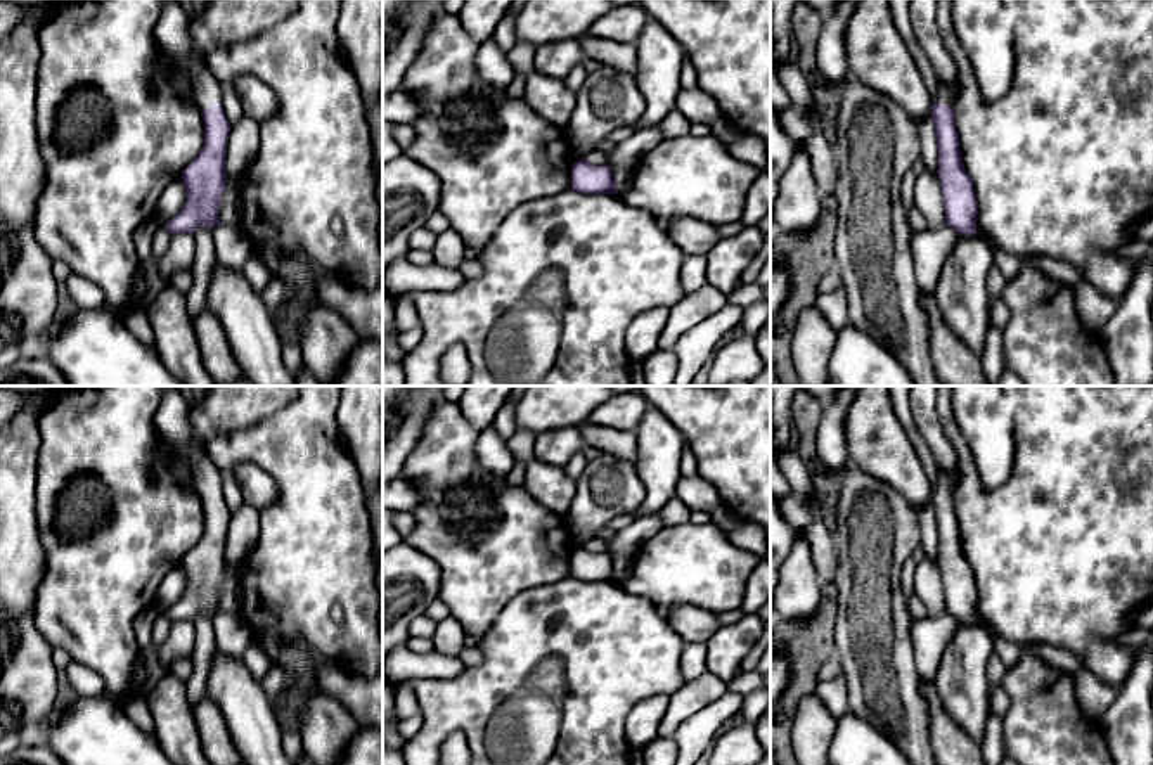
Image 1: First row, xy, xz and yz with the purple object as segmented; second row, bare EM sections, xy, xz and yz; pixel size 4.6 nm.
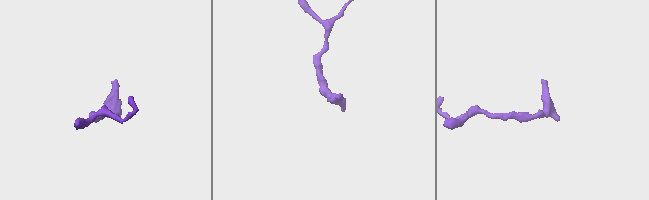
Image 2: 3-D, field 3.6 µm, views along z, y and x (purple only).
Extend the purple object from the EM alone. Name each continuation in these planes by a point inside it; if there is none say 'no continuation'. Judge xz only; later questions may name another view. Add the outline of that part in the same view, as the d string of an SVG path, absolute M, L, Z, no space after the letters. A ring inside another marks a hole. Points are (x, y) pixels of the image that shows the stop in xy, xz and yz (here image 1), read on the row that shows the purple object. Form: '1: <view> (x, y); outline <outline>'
no continuation

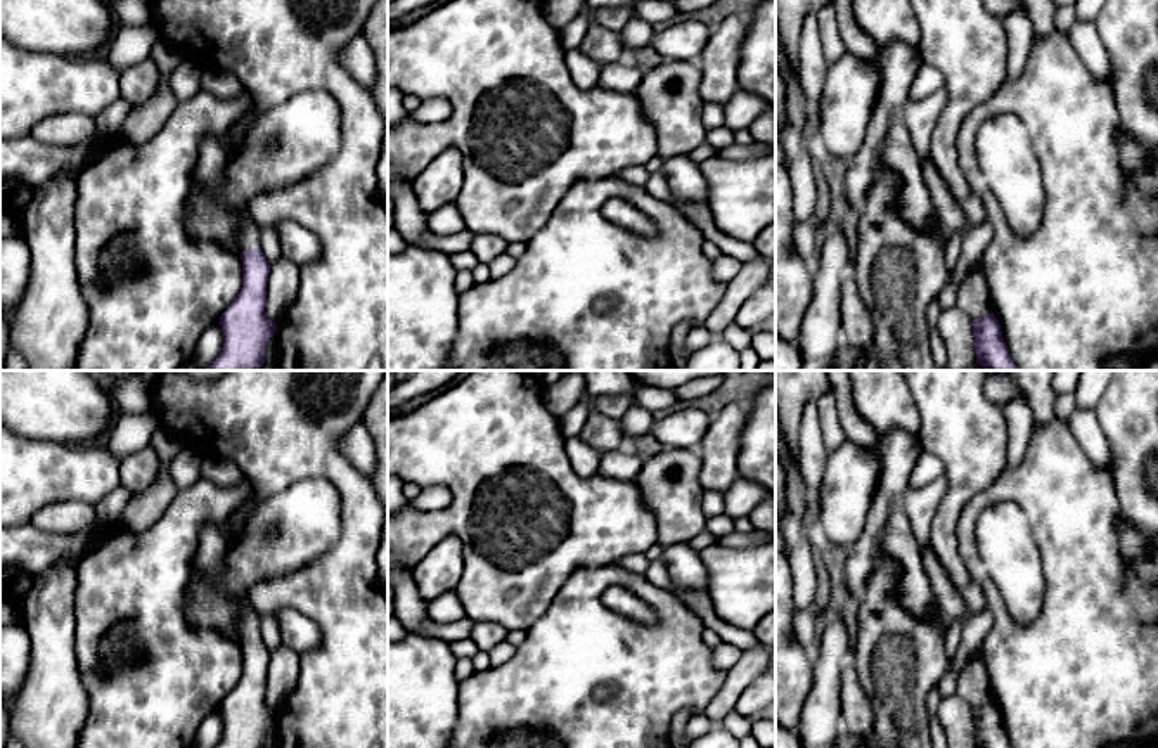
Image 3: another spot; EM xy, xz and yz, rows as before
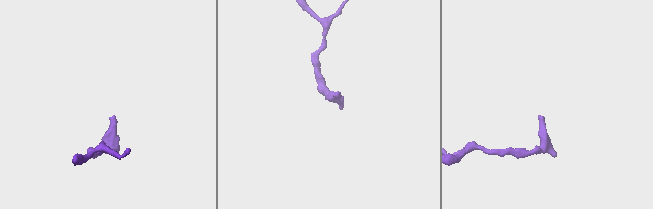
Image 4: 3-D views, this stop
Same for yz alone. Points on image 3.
no continuation

